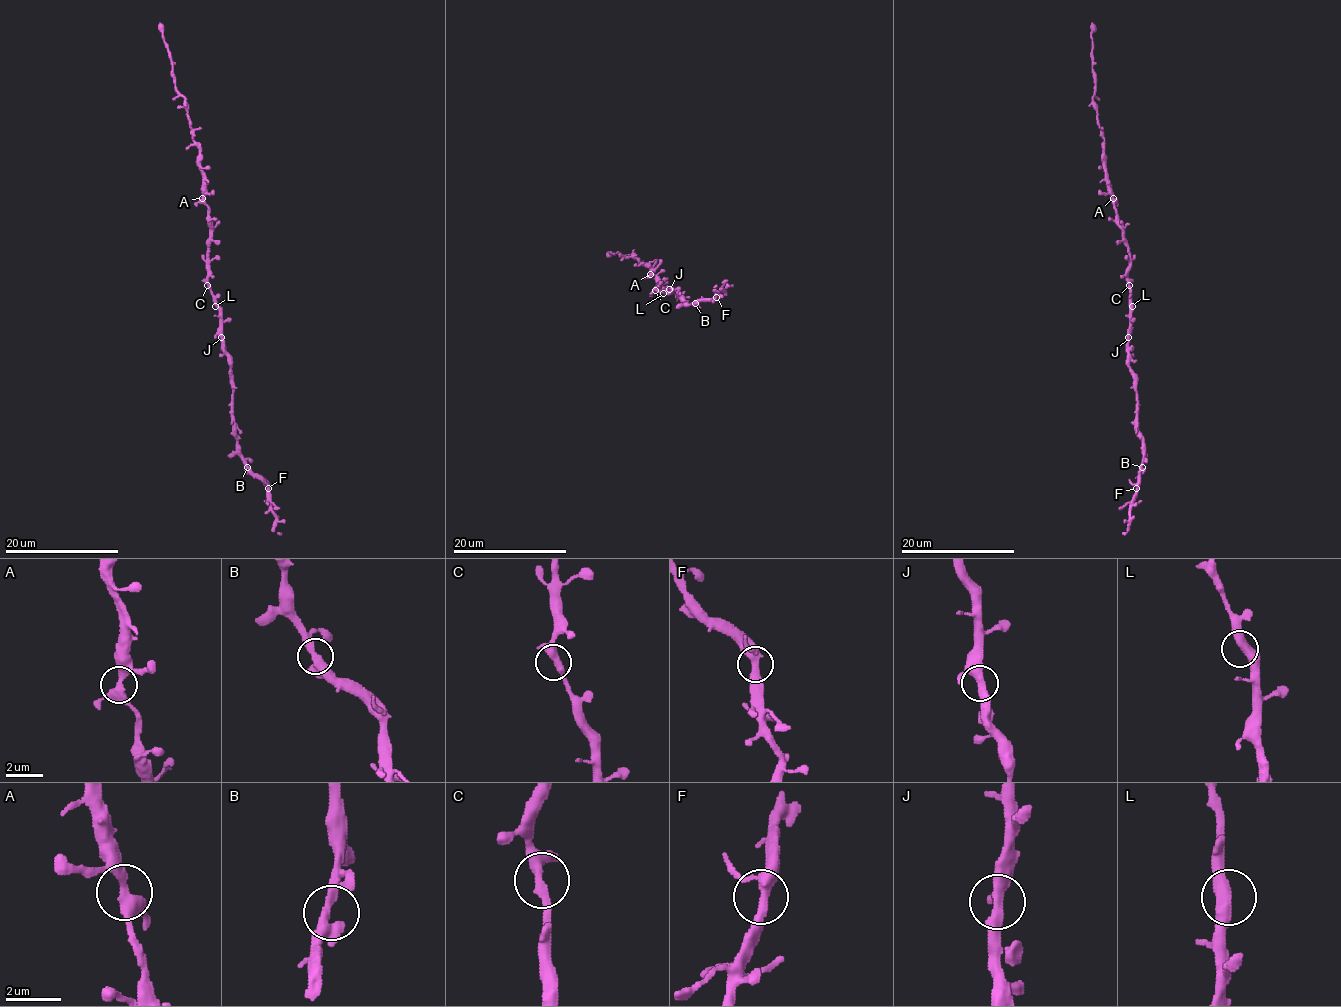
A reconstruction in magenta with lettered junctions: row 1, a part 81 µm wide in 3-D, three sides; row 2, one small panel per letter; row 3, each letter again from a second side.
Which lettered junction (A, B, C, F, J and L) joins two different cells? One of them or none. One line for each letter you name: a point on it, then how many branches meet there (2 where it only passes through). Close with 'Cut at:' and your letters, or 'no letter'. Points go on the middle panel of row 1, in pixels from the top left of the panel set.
Cut at: no letter

